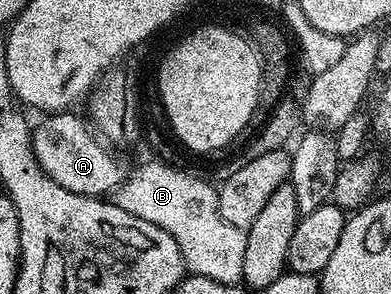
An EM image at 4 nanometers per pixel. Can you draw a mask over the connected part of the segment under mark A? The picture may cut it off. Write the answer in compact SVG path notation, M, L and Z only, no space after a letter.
M51 113L40 127L34 128L31 144L35 150L35 160L40 169L61 189L69 189L69 193L110 196L116 187L125 182L123 167L114 155L112 148L92 128L86 118L78 119L75 113Z

